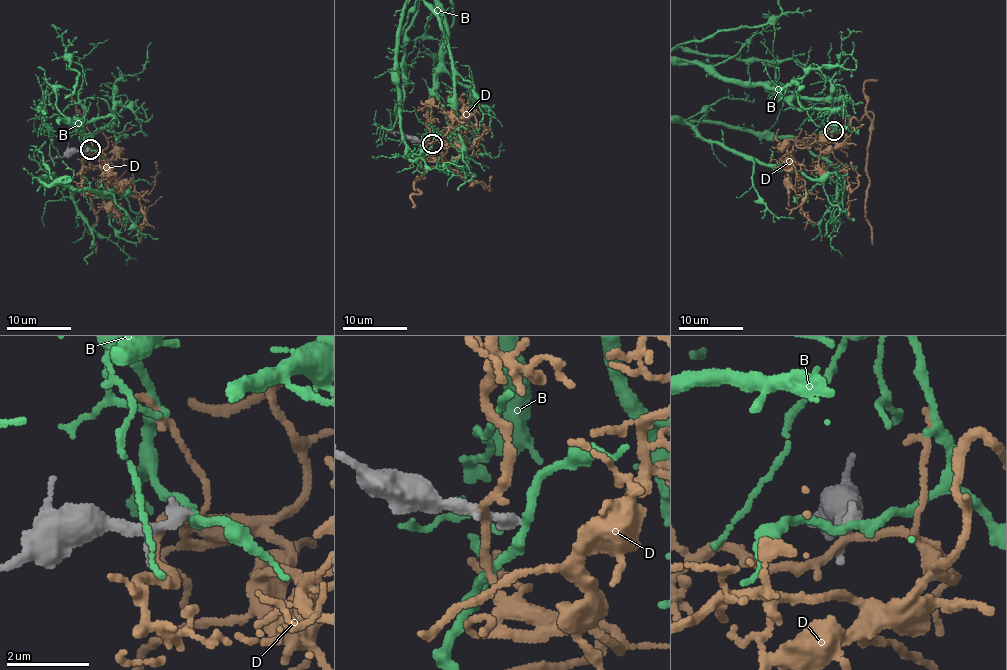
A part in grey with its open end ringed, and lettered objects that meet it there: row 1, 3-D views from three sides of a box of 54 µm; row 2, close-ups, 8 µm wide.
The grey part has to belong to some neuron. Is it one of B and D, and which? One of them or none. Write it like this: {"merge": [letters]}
{"merge": []}

